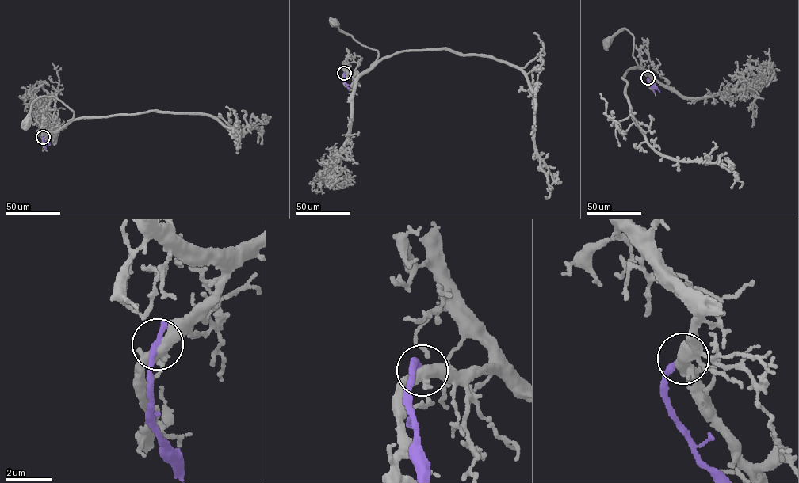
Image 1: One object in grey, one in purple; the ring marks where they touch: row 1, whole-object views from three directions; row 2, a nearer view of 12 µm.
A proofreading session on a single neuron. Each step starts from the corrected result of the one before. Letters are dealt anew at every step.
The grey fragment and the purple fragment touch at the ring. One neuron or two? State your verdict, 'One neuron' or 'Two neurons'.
Two neurons

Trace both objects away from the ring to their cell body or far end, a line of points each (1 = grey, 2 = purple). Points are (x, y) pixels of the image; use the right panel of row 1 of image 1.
1: (647, 77), (650, 76), (654, 78), (637, 65), (632, 55), (634, 38), (627, 29), (620, 31), (607, 43)
2: (647, 77), (648, 82), (659, 92)

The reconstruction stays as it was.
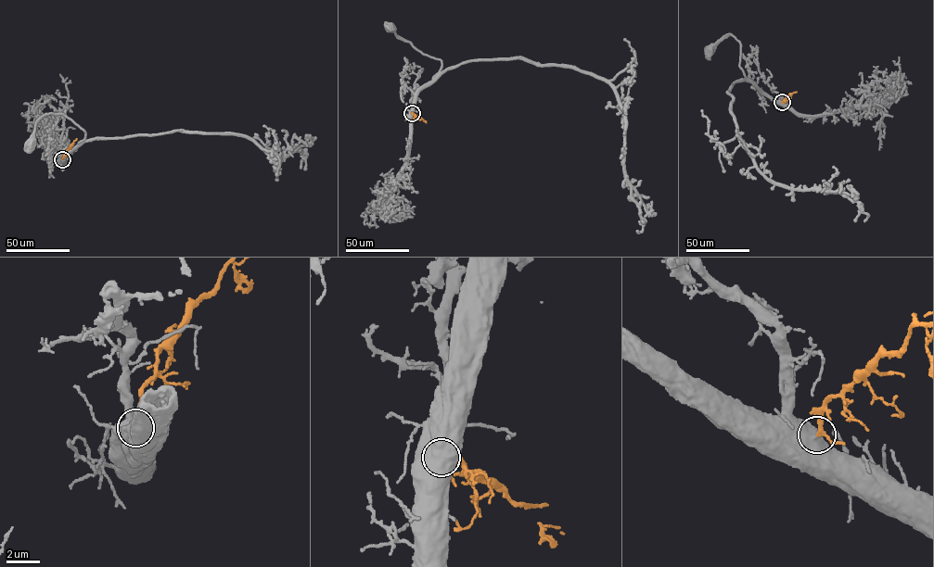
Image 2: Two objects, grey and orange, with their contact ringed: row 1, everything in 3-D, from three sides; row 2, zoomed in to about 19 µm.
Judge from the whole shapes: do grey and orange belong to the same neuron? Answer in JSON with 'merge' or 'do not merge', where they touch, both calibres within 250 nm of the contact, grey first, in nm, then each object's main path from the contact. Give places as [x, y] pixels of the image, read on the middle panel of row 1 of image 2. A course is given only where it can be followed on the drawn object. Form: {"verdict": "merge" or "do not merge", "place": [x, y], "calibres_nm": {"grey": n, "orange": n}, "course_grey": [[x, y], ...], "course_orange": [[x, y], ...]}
{"verdict": "merge", "place": [412, 113], "calibres_nm": {"grey": 550, "orange": 180}, "course_grey": [[412, 113], [415, 95], [432, 80], [441, 62], [423, 54], [409, 42], [396, 36], [390, 28]], "course_orange": [[412, 113], [426, 122]]}

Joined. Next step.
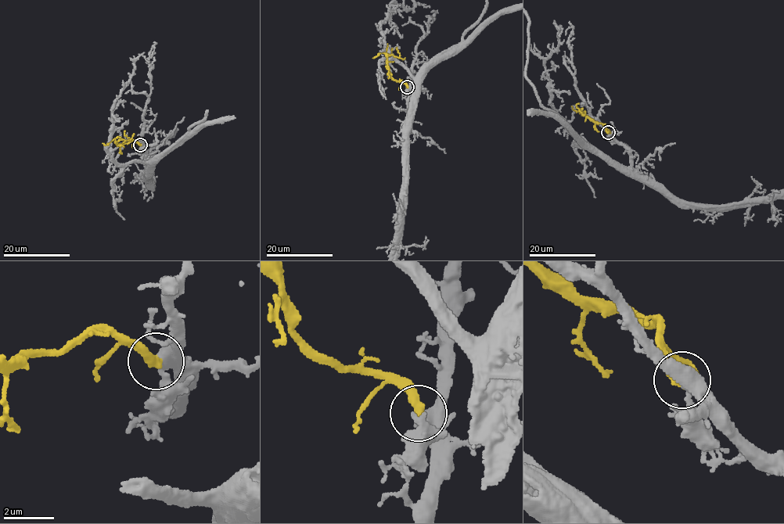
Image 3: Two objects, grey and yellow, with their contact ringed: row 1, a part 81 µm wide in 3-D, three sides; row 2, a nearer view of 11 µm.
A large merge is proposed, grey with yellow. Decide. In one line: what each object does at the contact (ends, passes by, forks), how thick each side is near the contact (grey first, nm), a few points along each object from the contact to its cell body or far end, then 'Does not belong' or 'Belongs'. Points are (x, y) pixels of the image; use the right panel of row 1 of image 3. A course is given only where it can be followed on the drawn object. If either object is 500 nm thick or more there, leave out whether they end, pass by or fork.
At the ring grey forks. At the ring yellow ends. Thickness 440 nm (grey) against 360 nm. Course of grey: (608, 132), (628, 150), (629, 167), (541, 103), (525, 74), (530, 21). Course of yellow: (608, 132), (605, 124), (588, 118), (581, 112), (583, 115), (576, 107), (579, 103). Belongs

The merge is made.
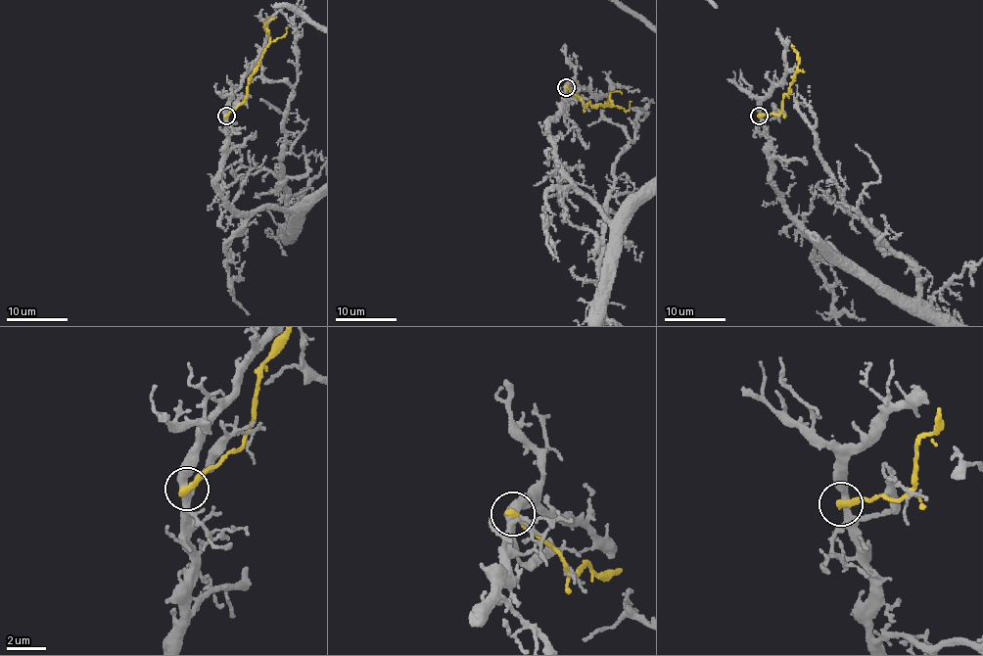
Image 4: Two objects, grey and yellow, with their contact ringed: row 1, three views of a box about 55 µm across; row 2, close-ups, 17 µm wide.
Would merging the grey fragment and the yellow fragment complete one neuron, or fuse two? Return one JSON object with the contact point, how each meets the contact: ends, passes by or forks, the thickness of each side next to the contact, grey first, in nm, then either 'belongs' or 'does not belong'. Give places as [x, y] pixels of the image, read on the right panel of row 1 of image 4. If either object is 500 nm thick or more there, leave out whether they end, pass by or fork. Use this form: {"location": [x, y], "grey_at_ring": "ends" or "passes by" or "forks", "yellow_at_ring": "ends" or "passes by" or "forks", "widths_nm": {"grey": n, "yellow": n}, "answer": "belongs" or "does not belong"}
{"location": [759, 116], "grey_at_ring": "forks", "yellow_at_ring": "ends", "widths_nm": {"grey": 320, "yellow": 380}, "answer": "does not belong"}

